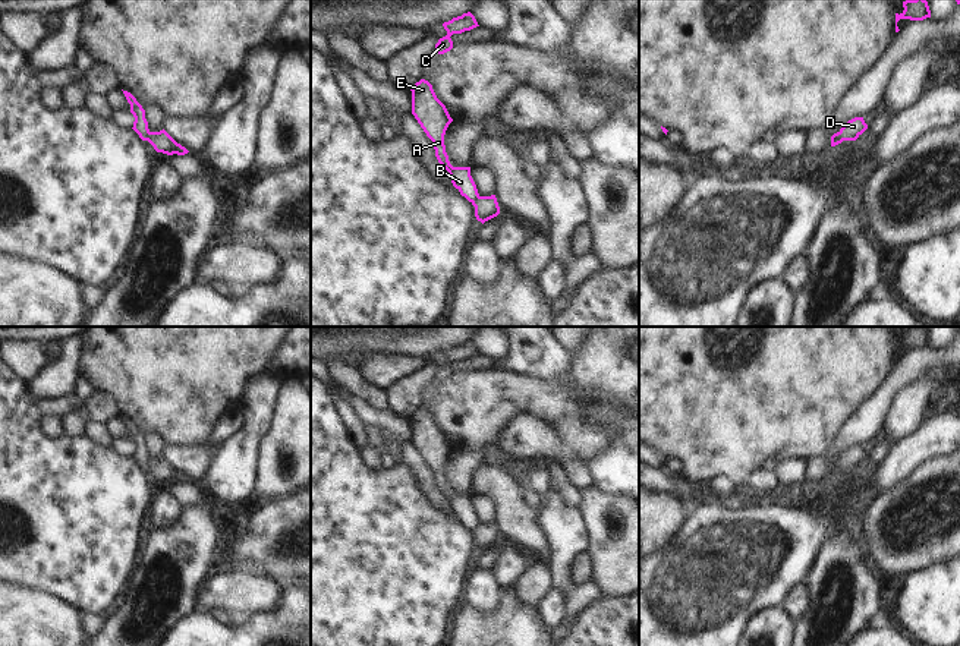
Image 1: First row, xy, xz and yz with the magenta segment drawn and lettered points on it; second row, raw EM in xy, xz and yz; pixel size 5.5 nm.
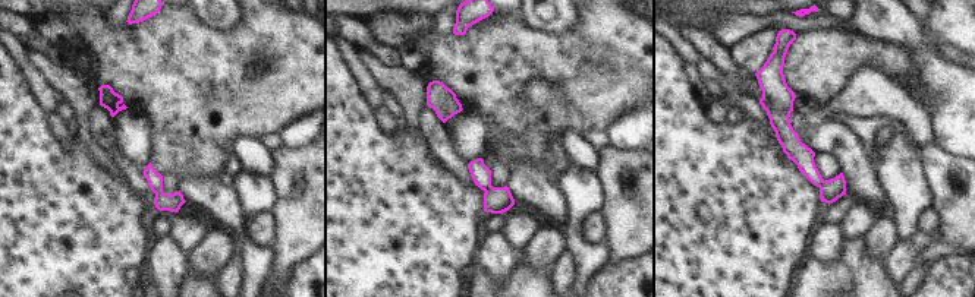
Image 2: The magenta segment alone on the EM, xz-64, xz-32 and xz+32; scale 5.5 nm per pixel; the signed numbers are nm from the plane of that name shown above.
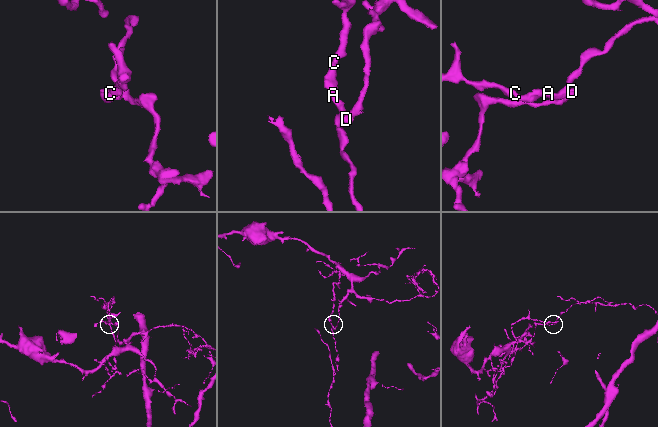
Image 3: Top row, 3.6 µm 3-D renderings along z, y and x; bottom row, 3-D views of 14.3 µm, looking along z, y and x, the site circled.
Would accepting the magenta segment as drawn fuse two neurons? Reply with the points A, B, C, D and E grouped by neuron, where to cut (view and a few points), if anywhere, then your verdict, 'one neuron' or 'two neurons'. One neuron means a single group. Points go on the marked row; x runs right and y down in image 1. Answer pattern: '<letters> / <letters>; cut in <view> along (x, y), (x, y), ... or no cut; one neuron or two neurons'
A B C E / D; cut in xy along (150, 132), (147, 139); two neurons

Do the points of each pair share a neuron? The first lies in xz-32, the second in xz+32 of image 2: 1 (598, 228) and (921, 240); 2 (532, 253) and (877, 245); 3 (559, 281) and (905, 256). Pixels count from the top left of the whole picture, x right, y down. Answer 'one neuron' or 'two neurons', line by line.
1: two neurons
2: one neuron
3: one neuron

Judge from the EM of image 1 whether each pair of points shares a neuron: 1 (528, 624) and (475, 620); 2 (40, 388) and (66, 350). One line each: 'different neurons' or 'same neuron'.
1: same neuron
2: same neuron

